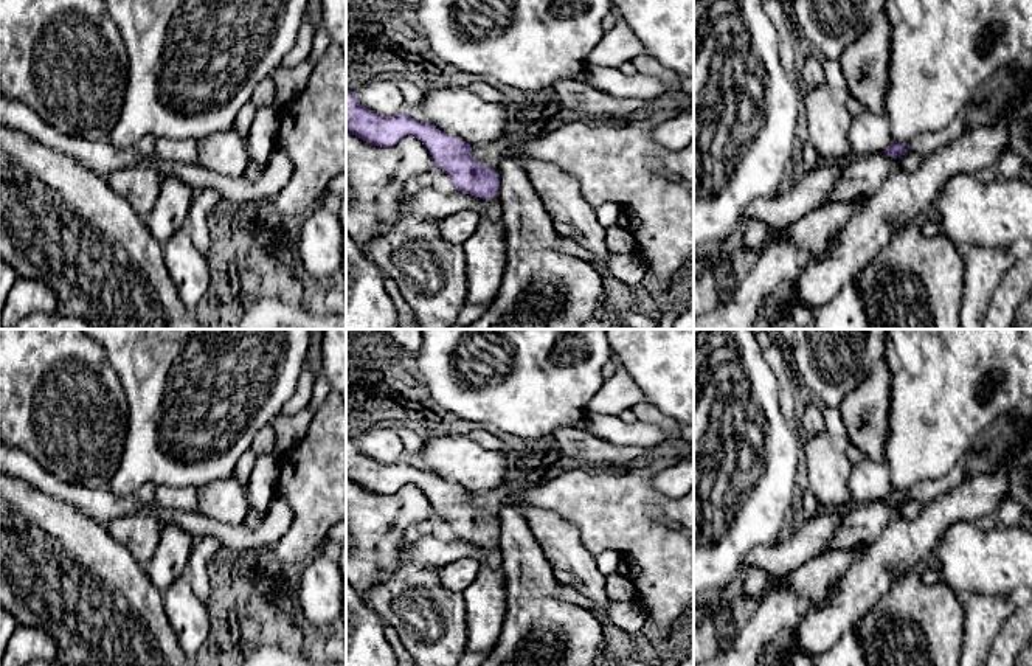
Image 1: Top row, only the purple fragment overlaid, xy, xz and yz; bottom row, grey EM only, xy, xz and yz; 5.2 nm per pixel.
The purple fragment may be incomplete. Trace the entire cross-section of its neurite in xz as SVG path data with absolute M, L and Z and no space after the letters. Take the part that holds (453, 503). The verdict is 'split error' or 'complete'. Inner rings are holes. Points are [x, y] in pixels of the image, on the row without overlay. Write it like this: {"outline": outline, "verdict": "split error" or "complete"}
{"outline": "M346 438L346 480L380 495L393 495L407 483L421 487L430 498L433 512L442 517L455 537L486 548L483 564L503 573L503 557L498 546L500 522L472 506L472 494L448 483L430 470L417 469L400 460L382 464L358 450L354 439Z", "verdict": "split error"}

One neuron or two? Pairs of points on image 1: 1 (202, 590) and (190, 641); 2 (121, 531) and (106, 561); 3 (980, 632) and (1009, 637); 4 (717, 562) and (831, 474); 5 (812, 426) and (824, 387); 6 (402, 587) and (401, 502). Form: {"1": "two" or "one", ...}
{"1": "two", "2": "two", "3": "two", "4": "two", "5": "two", "6": "two"}

